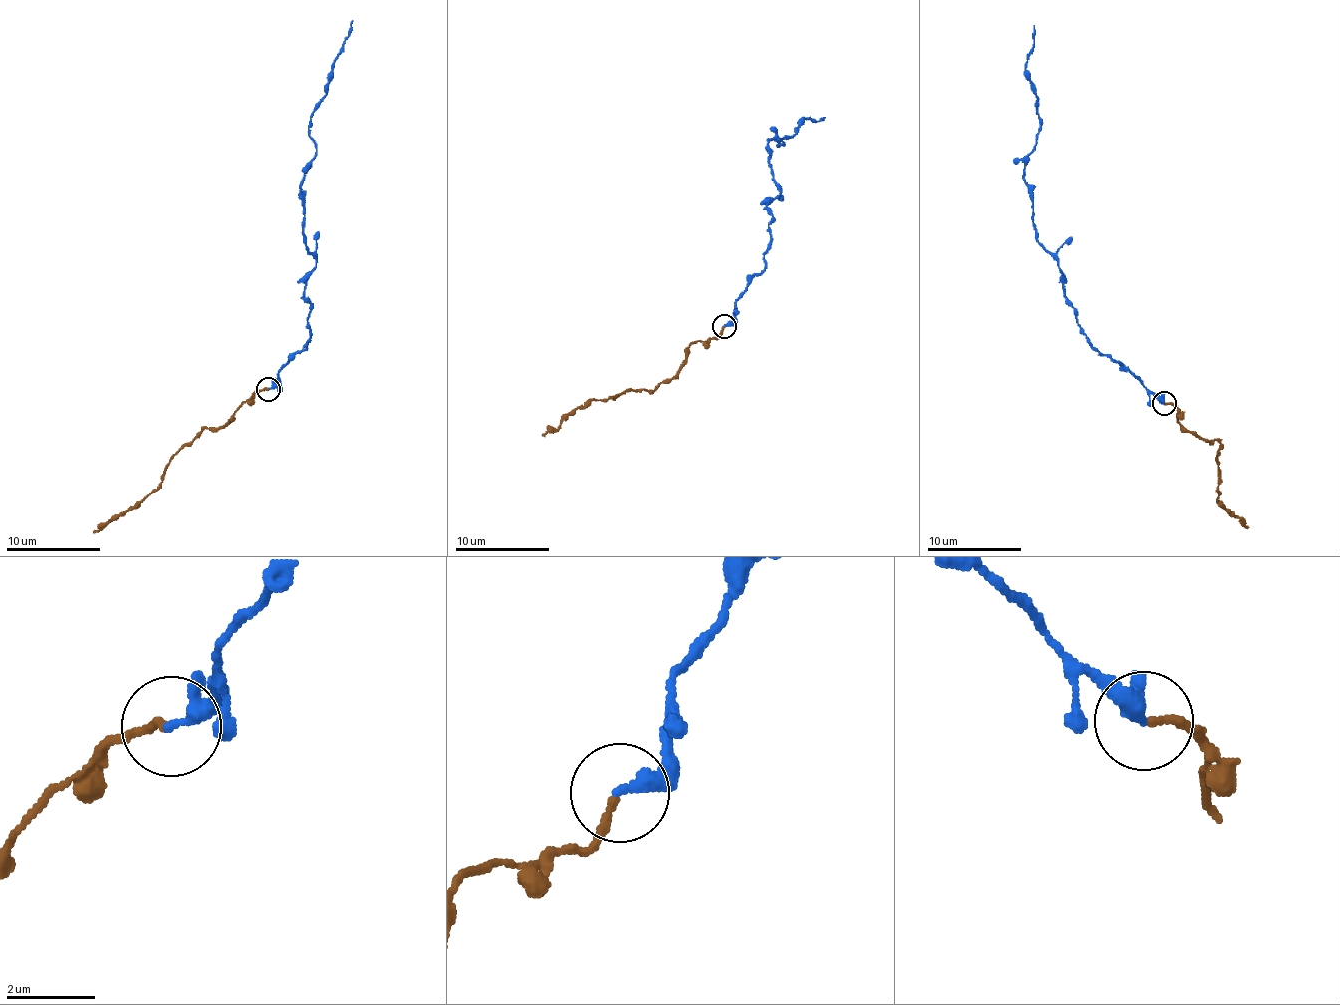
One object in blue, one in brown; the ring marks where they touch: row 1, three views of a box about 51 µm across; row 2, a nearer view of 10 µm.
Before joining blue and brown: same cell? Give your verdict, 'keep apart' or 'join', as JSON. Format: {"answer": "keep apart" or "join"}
{"answer": "join"}

